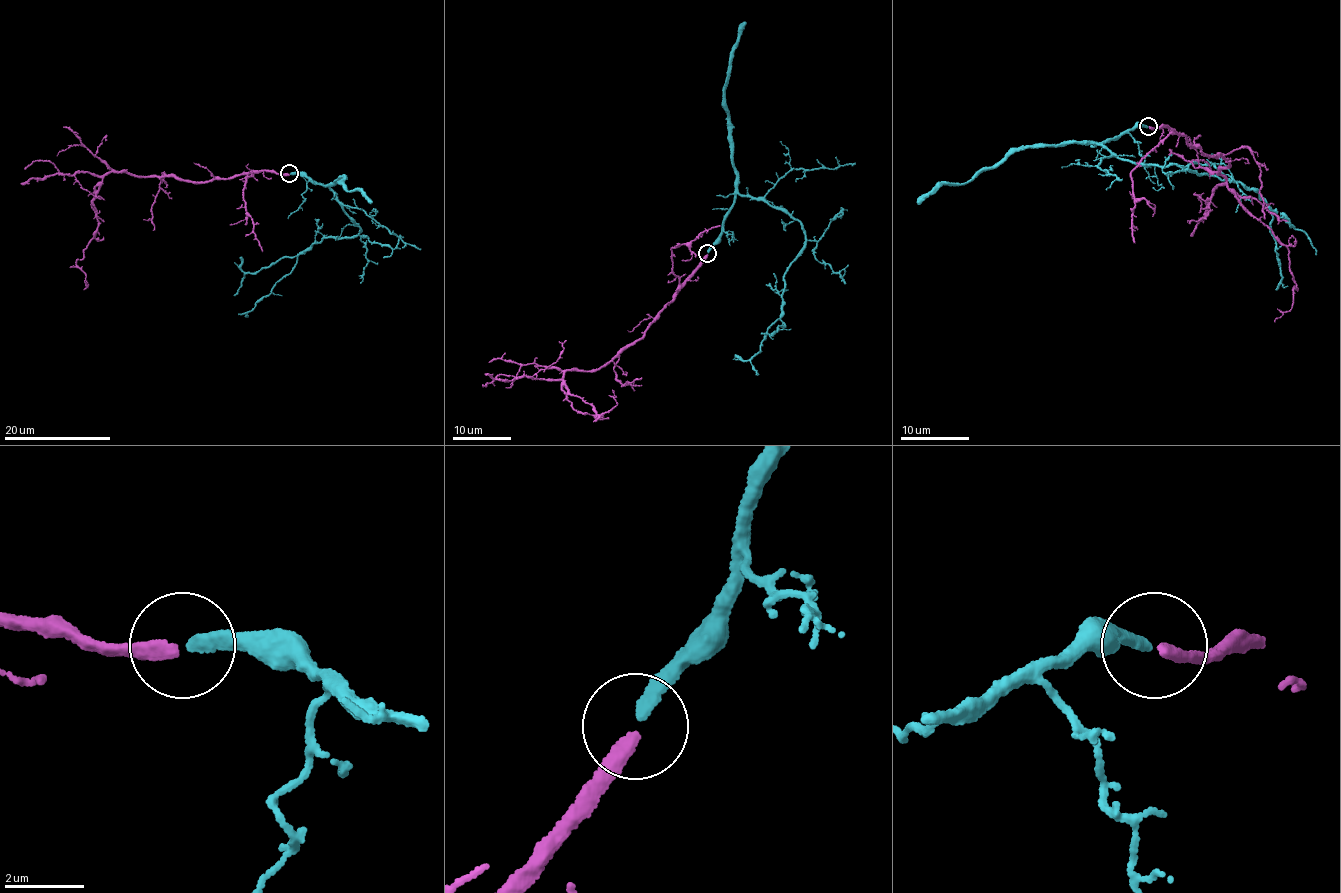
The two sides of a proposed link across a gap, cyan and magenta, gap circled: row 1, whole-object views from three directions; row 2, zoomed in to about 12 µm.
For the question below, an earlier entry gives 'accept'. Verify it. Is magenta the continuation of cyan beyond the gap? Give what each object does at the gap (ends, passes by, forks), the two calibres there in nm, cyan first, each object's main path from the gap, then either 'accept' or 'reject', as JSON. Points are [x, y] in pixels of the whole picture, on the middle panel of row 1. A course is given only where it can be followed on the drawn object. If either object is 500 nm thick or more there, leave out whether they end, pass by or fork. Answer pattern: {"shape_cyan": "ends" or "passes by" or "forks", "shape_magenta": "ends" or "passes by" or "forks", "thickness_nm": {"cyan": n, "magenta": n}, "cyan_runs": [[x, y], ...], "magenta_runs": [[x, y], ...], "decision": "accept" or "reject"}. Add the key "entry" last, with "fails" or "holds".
{"shape_cyan": "ends", "shape_magenta": "ends", "thickness_nm": {"cyan": 280, "magenta": 320}, "cyan_runs": [[707, 252], [739, 195], [785, 210], [801, 223], [804, 248], [784, 275], [785, 323], [771, 335], [760, 333]], "magenta_runs": [[707, 254], [643, 336], [598, 368], [569, 369], [561, 380], [597, 419], [616, 406], [612, 390]], "decision": "accept", "entry": "holds"}

